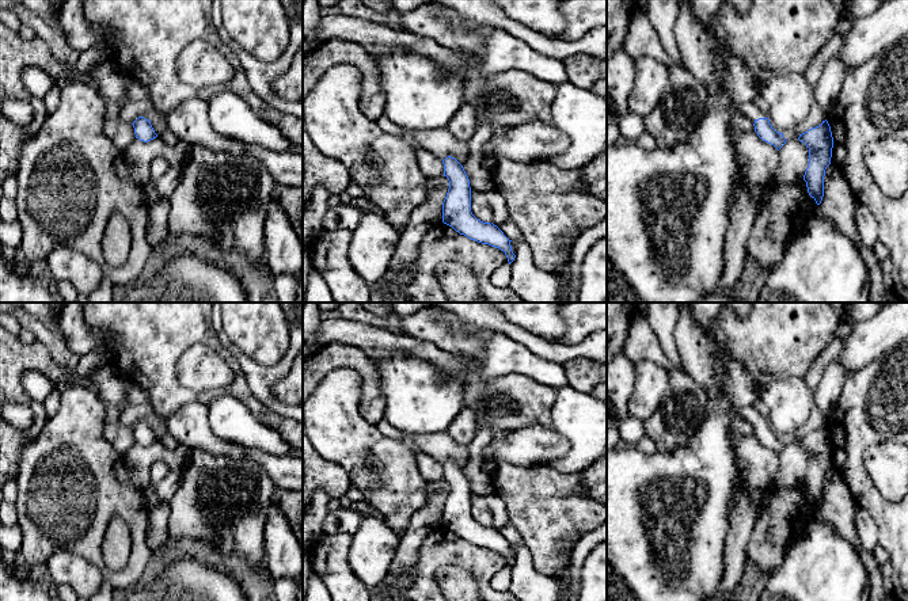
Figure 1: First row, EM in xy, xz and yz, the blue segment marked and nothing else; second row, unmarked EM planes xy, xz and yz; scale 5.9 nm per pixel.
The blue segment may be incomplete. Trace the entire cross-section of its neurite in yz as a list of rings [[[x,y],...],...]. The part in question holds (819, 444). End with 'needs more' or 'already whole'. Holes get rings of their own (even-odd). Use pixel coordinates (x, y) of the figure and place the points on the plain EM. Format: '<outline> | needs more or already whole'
[[[828,425],[799,438],[798,444],[809,452],[809,468],[803,479],[809,499],[821,507],[825,473],[831,468],[833,441]]] | already whole

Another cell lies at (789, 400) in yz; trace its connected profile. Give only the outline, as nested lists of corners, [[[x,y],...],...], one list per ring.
[[[786,377],[760,389],[759,396],[768,408],[767,421],[772,431],[784,437],[793,434],[809,418],[814,398],[801,377]]]

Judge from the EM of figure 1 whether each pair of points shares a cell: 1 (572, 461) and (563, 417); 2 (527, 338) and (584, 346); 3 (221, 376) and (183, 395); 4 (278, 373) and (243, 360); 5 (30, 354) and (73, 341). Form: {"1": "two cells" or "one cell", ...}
{"1": "one cell", "2": "one cell", "3": "two cells", "4": "one cell", "5": "two cells"}

